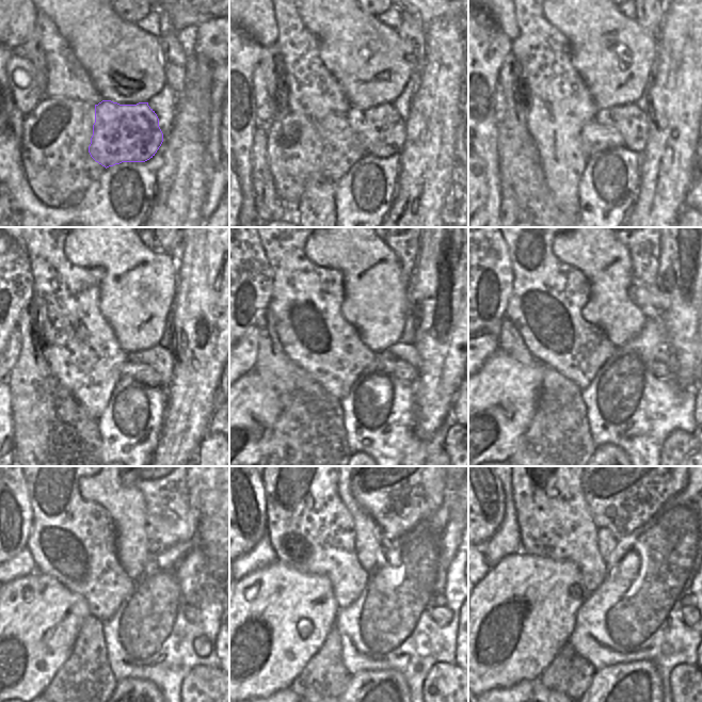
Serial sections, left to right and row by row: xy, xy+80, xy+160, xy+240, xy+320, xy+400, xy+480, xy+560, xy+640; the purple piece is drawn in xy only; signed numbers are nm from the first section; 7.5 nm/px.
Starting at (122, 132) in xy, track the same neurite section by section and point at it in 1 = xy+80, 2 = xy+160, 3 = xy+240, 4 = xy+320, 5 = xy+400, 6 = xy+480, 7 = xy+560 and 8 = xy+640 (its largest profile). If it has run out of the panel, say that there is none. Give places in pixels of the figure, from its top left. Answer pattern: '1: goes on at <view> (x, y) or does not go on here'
1: goes on at xy+80 (383, 128)
2: goes on at xy+160 (628, 120)
3: goes on at xy+240 (160, 359)
4: goes on at xy+320 (408, 352)
5: goes on at xy+400 (661, 353)
6: goes on at xy+480 (193, 600)
7: goes on at xy+560 (440, 601)
8: goes on at xy+640 (685, 601)

